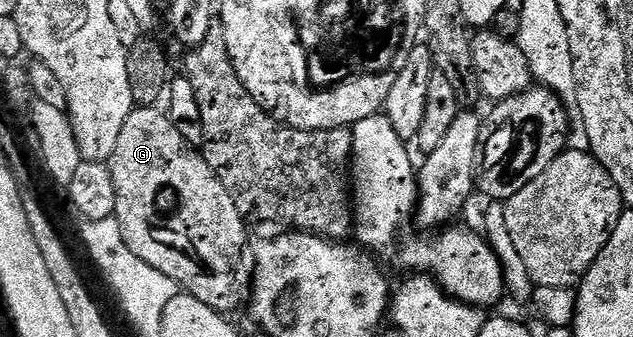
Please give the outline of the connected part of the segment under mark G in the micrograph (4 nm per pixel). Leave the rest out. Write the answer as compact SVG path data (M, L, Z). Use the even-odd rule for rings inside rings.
M136 106L121 129L121 137L117 137L109 166L113 173L113 189L117 189L113 218L121 225L125 245L129 245L145 265L153 265L157 273L165 273L165 277L173 280L186 294L209 305L209 309L228 313L242 299L244 302L244 292L242 295L235 291L235 270L247 243L247 227L243 224L246 223L245 217L237 209L225 185L221 185L213 169L209 169L202 154L187 143L181 133L177 133L177 125L173 125L166 110L158 106Z

